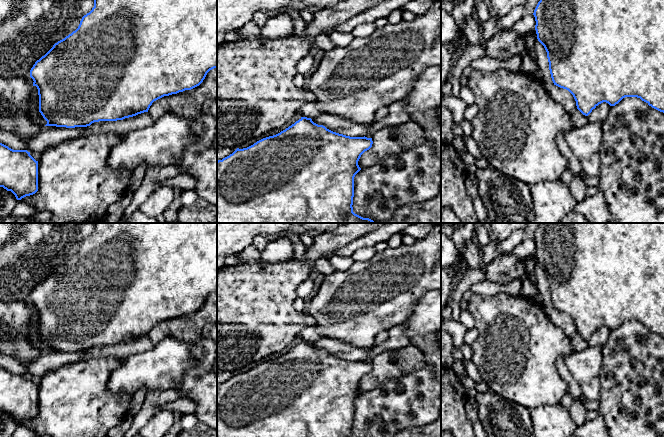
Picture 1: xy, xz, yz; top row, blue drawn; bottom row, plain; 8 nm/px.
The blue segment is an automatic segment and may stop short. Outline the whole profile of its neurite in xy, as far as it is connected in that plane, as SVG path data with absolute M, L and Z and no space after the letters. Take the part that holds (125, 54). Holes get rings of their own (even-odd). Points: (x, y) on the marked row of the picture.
M94 0L94 7L92 10L84 15L80 21L78 28L73 31L71 34L66 36L64 39L58 41L53 45L53 47L39 60L35 62L33 67L30 70L30 77L33 79L33 86L36 86L38 89L39 95L39 112L43 118L47 121L45 126L56 126L56 127L66 127L66 128L75 128L75 127L87 127L94 122L99 121L117 121L123 120L125 118L133 117L138 114L148 112L152 103L164 96L169 96L172 94L177 94L185 90L191 90L199 86L205 79L207 73L217 68L217 0Z

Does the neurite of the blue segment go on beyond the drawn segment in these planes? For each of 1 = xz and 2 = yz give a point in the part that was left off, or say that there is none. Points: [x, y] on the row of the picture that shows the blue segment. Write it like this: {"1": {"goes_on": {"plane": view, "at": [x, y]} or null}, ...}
{"1": {"goes_on": null}, "2": {"goes_on": null}}

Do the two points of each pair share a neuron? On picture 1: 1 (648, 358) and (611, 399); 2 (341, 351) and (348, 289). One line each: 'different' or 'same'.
1: same
2: different

